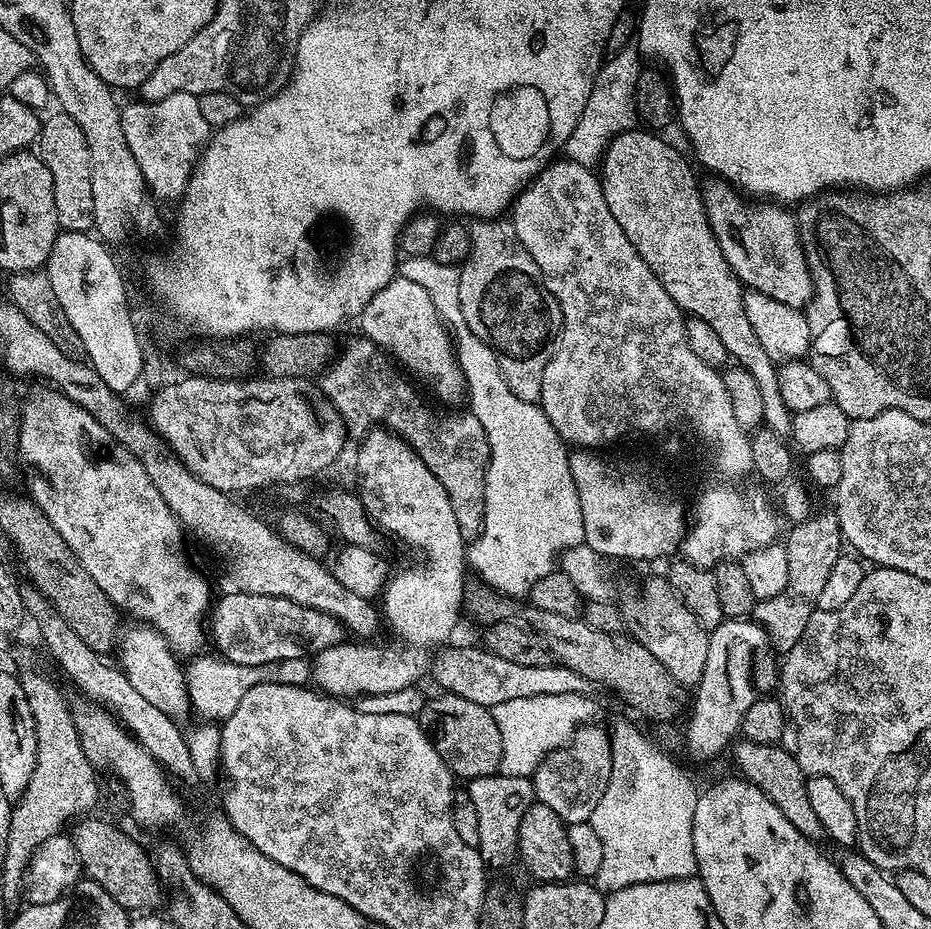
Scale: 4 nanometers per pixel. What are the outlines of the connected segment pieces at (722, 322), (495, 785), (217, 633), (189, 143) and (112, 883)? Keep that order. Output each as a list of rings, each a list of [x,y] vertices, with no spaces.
[[[633,130],[618,134],[609,142],[598,168],[606,206],[610,206],[610,214],[614,214],[626,238],[630,238],[634,250],[642,254],[642,262],[650,266],[681,312],[707,322],[718,333],[729,357],[750,372],[763,399],[763,427],[787,437],[792,430],[794,414],[786,406],[778,386],[777,361],[762,350],[762,342],[758,342],[750,327],[744,301],[746,289],[734,270],[730,270],[722,246],[718,246],[718,238],[714,238],[693,161],[662,137],[651,130]]]
[[[483,776],[469,780],[466,791],[470,802],[474,802],[474,811],[478,813],[478,838],[480,857],[484,859],[485,869],[508,868],[518,860],[518,836],[522,818],[536,800],[533,781],[526,776]]]
[[[266,594],[223,595],[210,612],[211,641],[213,638],[223,659],[242,666],[259,666],[282,659],[315,658],[322,650],[345,643],[344,634],[345,624],[338,622],[338,618],[299,605],[290,598]]]
[[[175,92],[161,100],[139,103],[123,109],[124,133],[130,154],[134,154],[134,162],[138,162],[142,170],[148,191],[157,201],[179,201],[187,191],[200,154],[210,139],[208,123],[202,118],[200,98],[189,92]]]
[[[88,816],[77,821],[72,828],[70,838],[75,850],[93,883],[102,886],[125,911],[150,912],[162,900],[161,875],[155,861],[150,860],[149,854],[143,846],[130,838],[126,833],[118,830],[114,825]]]

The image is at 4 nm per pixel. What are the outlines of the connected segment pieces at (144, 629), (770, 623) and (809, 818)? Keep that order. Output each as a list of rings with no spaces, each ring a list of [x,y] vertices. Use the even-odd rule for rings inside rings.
[[[147,622],[137,623],[137,628],[132,628],[128,633],[125,631],[121,637],[118,650],[120,648],[119,667],[124,669],[126,678],[130,678],[130,686],[146,698],[146,702],[154,702],[158,710],[162,710],[176,718],[181,718],[190,712],[190,701],[188,694],[188,684],[185,680],[185,669],[180,668],[181,661],[177,653],[173,652],[168,645],[168,639]]]
[[[835,511],[820,512],[809,520],[804,520],[792,532],[786,541],[786,562],[790,562],[790,582],[786,590],[769,600],[761,600],[755,606],[754,619],[768,632],[773,649],[777,653],[787,654],[802,638],[806,622],[815,614],[817,604],[825,589],[826,580],[834,570],[835,563],[842,555],[842,537],[840,523]]]
[[[741,739],[731,752],[737,766],[740,767],[739,775],[755,788],[761,788],[766,798],[770,798],[770,802],[774,802],[774,806],[778,806],[778,810],[782,810],[782,814],[790,818],[794,830],[798,830],[806,839],[813,842],[825,839],[822,822],[818,822],[818,817],[810,806],[810,797],[806,795],[807,779],[798,766],[795,755],[789,749],[787,752],[784,746],[754,744],[749,740]]]

